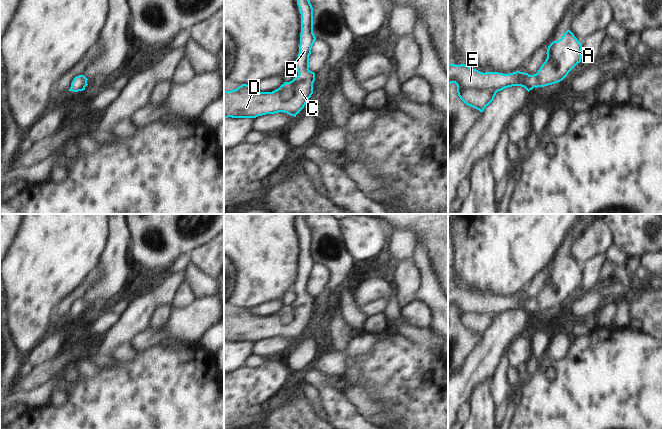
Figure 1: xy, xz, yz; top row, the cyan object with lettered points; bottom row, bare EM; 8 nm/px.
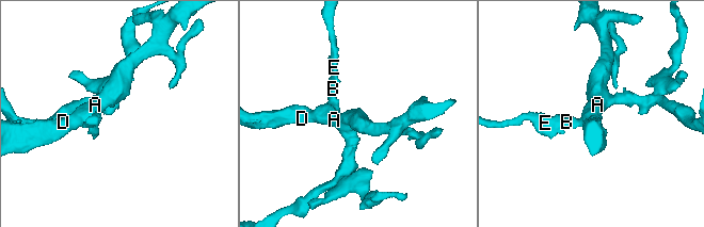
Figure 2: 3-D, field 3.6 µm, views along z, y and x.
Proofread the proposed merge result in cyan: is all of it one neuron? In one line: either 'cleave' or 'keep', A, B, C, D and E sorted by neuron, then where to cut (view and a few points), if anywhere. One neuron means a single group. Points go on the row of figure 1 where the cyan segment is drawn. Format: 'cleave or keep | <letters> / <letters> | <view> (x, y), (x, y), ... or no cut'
keep | A B C D E | no cut

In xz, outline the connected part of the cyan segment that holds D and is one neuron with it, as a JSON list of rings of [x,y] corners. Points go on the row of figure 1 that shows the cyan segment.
[[[297,0],[301,14],[301,34],[298,58],[295,61],[298,76],[290,82],[284,82],[272,92],[257,92],[250,85],[242,84],[231,91],[224,90],[224,118],[256,118],[266,114],[284,112],[291,116],[296,115],[304,108],[313,94],[315,73],[309,70],[309,56],[316,40],[313,33],[313,7],[309,0]]]

